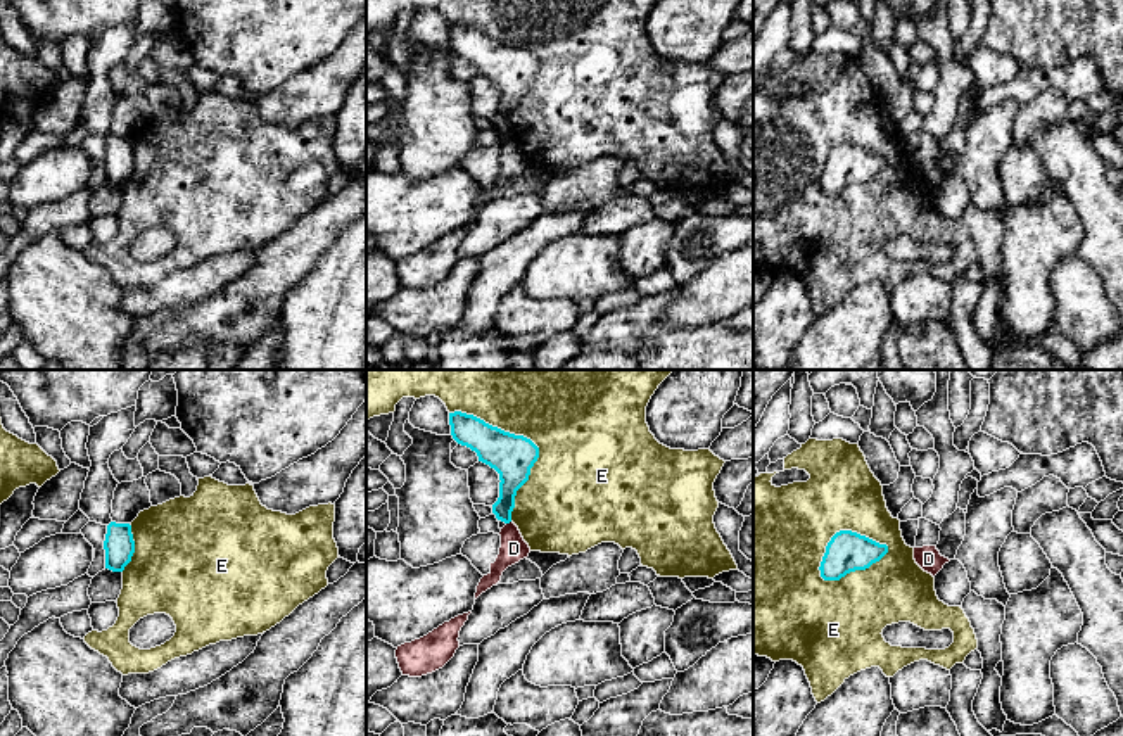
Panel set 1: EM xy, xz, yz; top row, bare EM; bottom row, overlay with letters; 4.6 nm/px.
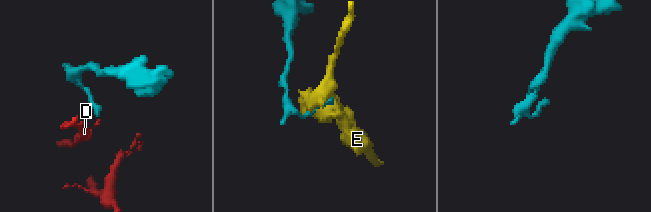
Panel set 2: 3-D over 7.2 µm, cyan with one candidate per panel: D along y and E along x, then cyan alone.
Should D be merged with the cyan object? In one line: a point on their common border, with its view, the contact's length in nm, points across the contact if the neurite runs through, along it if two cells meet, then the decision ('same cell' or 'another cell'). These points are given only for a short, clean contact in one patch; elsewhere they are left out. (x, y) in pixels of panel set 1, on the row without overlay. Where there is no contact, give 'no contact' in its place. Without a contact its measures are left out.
contact xz (508, 135); length 30 nm; border xz (510, 133), (507, 137); another cell

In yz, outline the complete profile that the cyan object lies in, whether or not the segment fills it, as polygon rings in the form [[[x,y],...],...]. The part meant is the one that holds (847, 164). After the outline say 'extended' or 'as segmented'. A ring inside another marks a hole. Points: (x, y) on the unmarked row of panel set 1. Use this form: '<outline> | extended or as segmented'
[[[852,143],[836,145],[826,159],[821,174],[824,194],[840,194],[850,185],[866,183],[888,166],[886,157],[879,157]]] | as segmented

